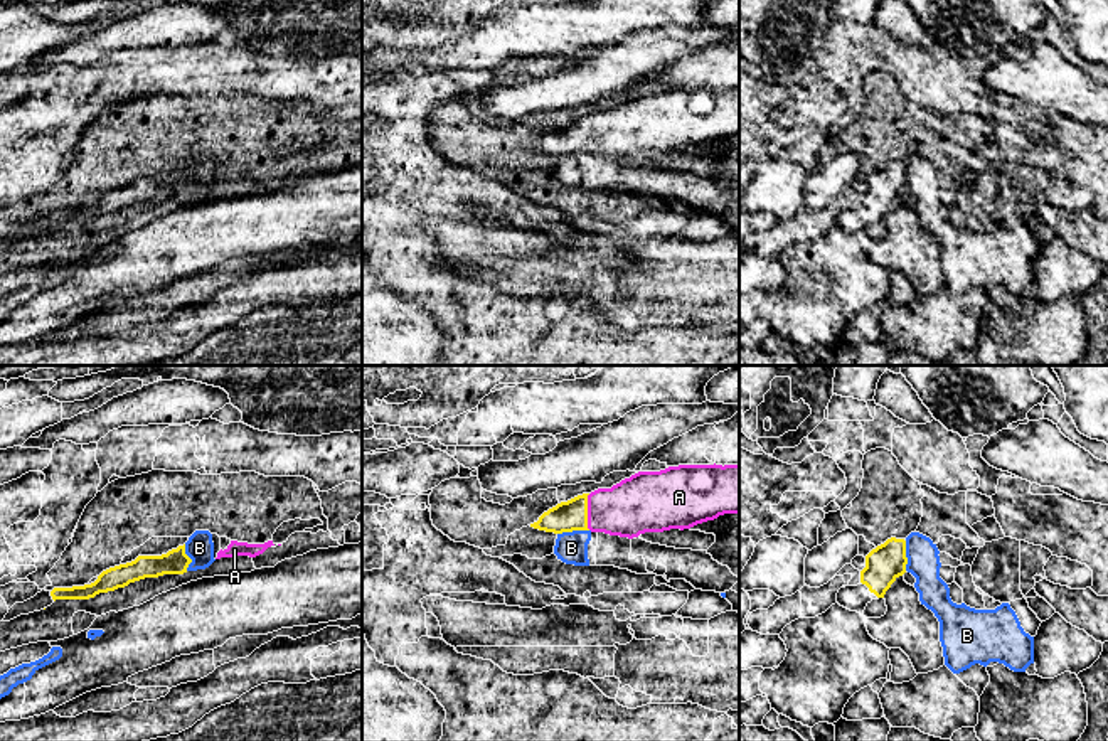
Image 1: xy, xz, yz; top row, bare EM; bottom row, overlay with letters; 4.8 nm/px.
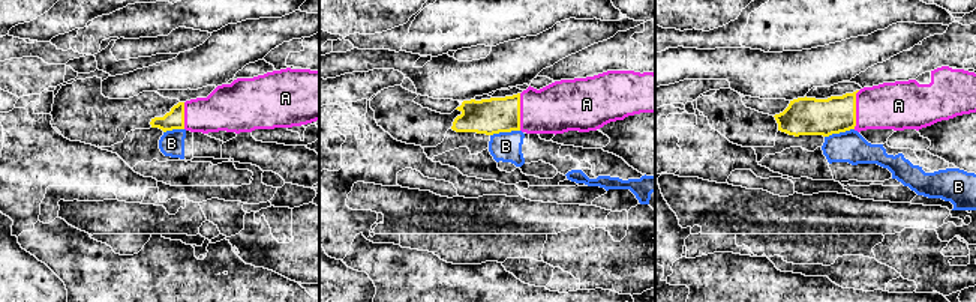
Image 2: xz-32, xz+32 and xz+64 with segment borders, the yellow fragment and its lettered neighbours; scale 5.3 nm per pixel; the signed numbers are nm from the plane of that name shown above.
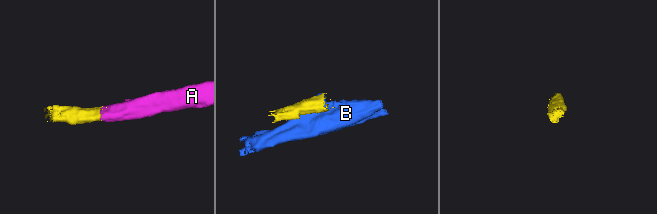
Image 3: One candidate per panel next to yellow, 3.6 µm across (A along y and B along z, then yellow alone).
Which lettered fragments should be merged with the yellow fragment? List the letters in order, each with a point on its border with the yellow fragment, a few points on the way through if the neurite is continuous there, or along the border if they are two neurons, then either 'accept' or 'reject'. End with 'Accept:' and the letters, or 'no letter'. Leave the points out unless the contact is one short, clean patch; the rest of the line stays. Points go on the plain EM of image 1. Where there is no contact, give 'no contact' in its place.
A: xz (586, 135) | across xz (569, 138), (586, 135), (623, 133), (635, 128) | accept
B: xz (573, 152) | along xz (588, 152), (558, 157) | reject
Accept: A

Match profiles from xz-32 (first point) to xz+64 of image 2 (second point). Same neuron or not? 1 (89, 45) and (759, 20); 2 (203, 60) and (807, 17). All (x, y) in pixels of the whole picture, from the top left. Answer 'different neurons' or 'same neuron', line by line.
1: same neuron
2: different neurons

